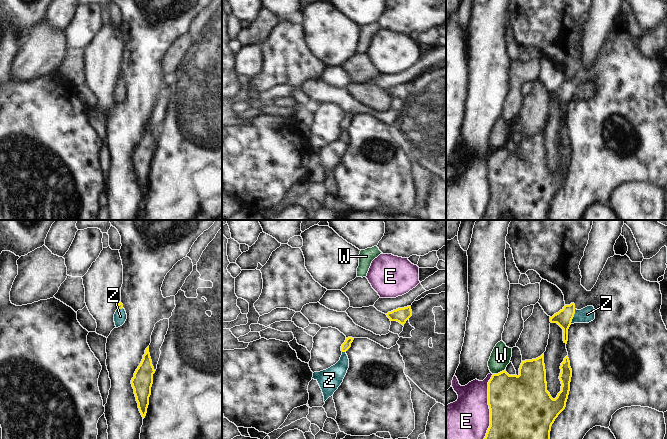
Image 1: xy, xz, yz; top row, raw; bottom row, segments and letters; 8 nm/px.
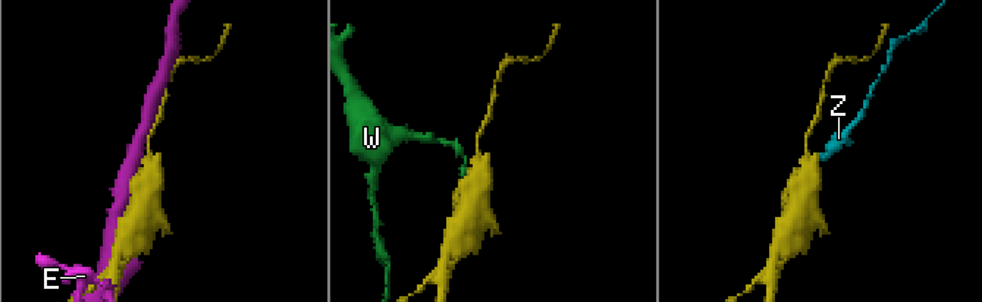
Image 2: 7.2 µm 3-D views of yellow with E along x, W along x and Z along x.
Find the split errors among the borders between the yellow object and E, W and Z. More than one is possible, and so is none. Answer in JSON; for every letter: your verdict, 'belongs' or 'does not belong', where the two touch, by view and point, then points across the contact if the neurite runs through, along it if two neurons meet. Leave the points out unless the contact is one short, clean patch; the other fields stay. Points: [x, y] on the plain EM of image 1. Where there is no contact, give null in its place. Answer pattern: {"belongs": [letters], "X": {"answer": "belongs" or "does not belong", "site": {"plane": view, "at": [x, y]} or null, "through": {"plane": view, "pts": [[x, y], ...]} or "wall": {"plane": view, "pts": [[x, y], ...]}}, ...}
{"belongs": ["Z"], "E": {"answer": "does not belong", "site": {"plane": "yz", "at": [489, 184]}}, "W": {"answer": "does not belong", "site": {"plane": "yz", "at": [500, 148]}, "wall": {"plane": "yz", "pts": [[505, 145], [493, 150]]}}, "Z": {"answer": "belongs", "site": {"plane": "yz", "at": [573, 92]}, "through": {"plane": "yz", "pts": [[563, 94], [573, 92], [587, 90]]}}}

